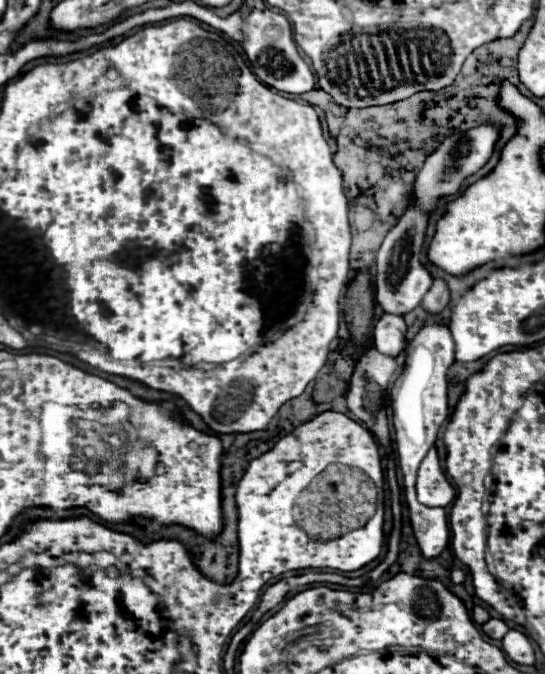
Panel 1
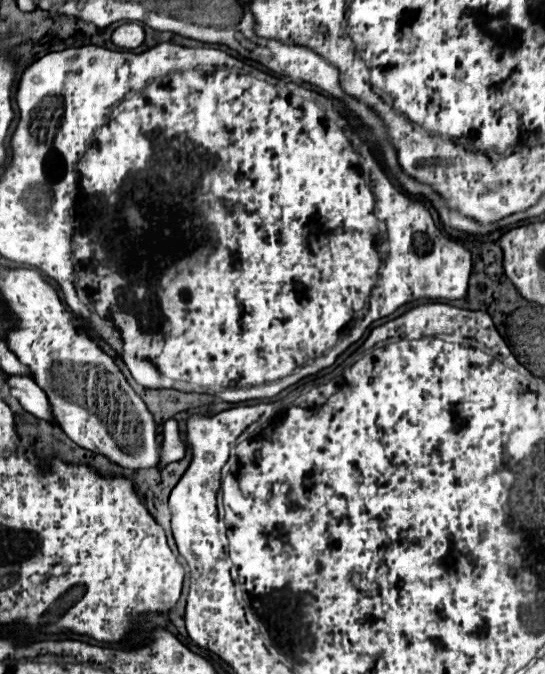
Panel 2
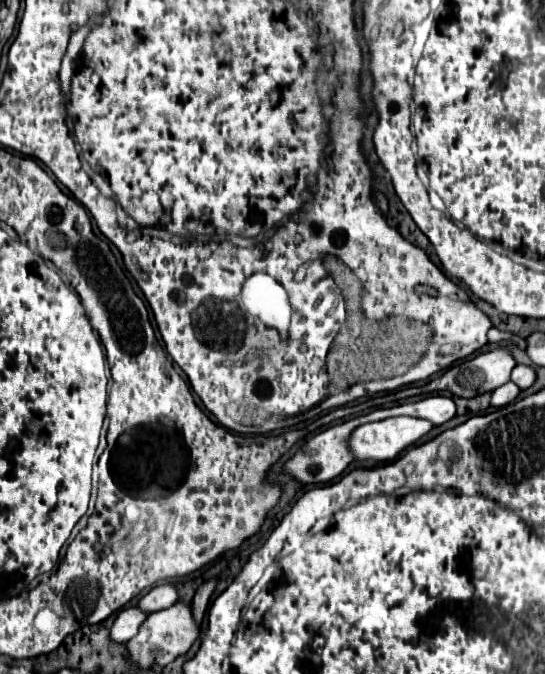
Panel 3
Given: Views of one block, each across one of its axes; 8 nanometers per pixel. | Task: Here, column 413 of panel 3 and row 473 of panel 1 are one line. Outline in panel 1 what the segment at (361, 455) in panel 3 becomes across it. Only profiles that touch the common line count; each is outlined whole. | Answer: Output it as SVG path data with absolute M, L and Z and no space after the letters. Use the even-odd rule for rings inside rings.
M432 444L430 452L426 454L426 458L422 460L422 464L418 468L416 492L418 492L418 500L424 506L442 506L442 508L452 504L452 500L456 496L454 486L448 482L444 470L440 466L440 456L438 456L436 444Z

